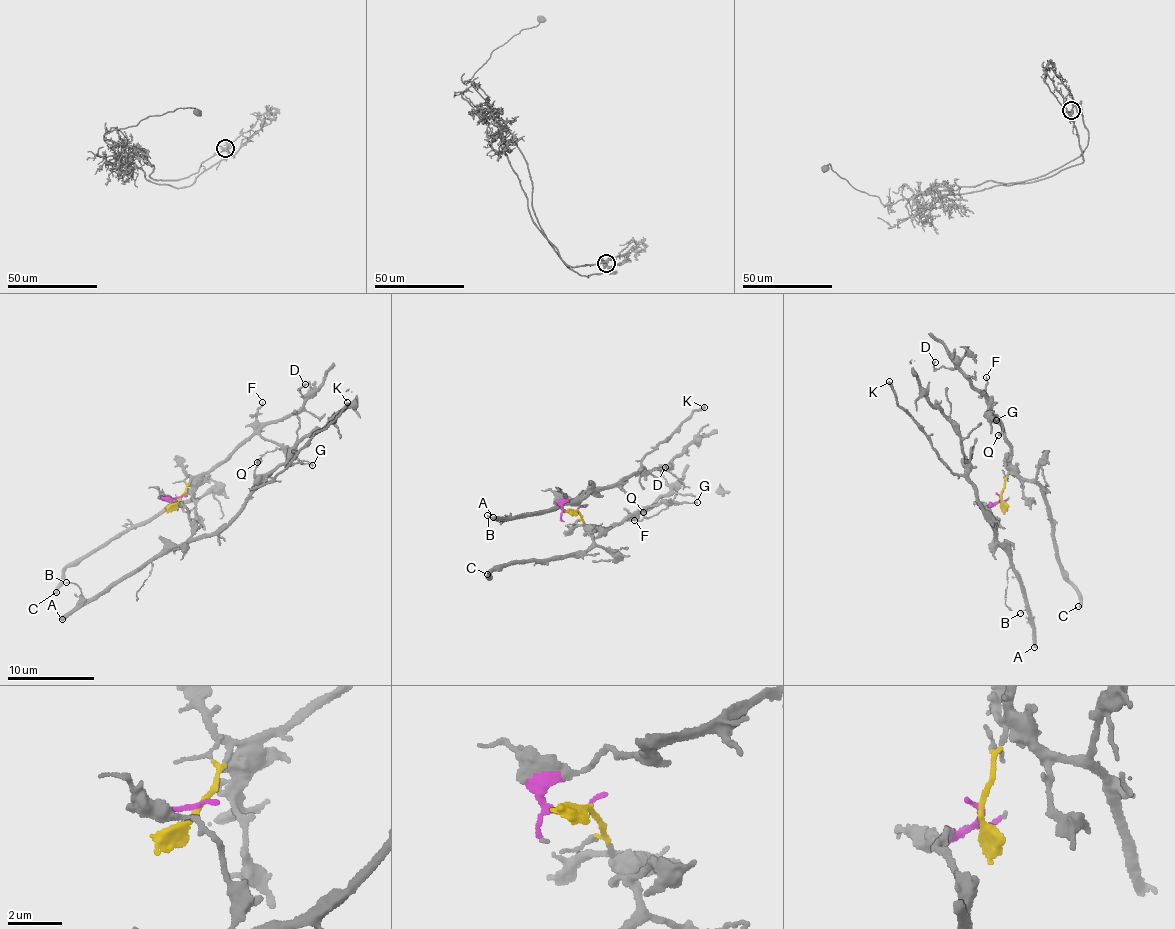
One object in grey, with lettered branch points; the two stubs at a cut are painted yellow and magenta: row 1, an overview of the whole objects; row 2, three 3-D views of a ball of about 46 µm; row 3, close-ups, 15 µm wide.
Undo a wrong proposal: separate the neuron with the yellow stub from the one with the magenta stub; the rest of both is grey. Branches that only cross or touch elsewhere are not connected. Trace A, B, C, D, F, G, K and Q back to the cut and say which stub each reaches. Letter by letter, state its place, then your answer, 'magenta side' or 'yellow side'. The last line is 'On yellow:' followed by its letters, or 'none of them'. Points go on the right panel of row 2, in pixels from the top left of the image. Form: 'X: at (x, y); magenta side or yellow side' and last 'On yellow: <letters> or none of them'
A: at (1034, 647); magenta side
B: at (1020, 613); magenta side
C: at (1078, 606); yellow side
D: at (935, 362); yellow side
F: at (986, 377); yellow side
G: at (996, 420); yellow side
K: at (889, 381); magenta side
Q: at (998, 435); yellow side
On yellow: C, D, F, G, Q

